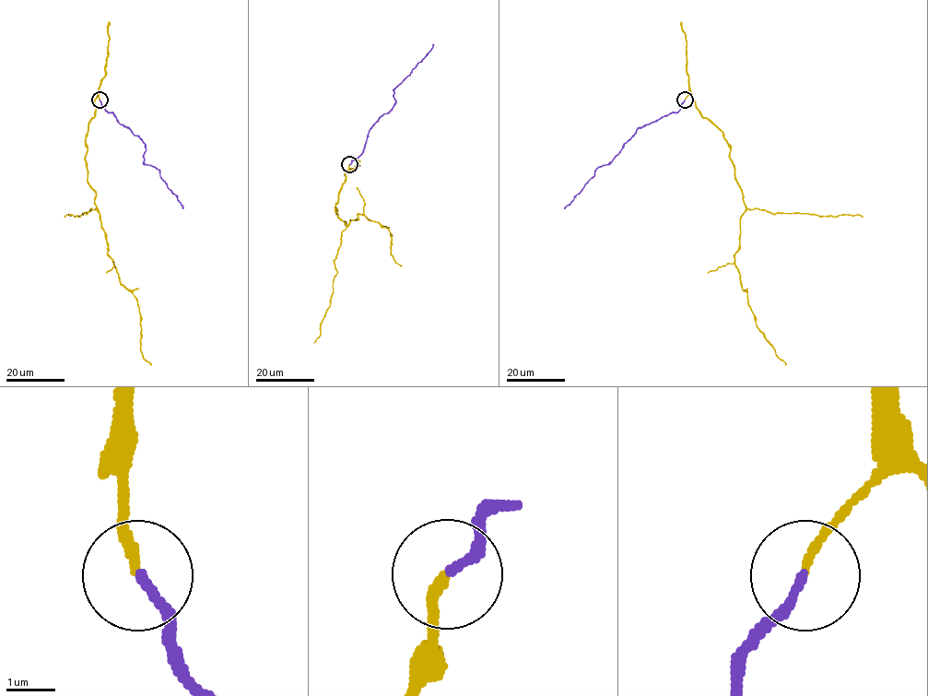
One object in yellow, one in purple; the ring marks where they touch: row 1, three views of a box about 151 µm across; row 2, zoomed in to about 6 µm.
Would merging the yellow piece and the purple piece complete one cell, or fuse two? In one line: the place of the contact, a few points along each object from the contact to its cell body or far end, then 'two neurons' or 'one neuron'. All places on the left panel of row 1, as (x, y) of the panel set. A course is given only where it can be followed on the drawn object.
place (99, 100); course yellow (99, 100), (98, 93), (86, 138), (88, 184), (120, 282), (137, 300), (140, 350), (151, 364); course purple (99, 100), (119, 123), (142, 140), (146, 149), (144, 162), (158, 170), (161, 178), (182, 208); one neuron

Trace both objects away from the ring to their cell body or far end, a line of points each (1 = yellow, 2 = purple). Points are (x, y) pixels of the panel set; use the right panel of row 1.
1: (685, 100), (691, 93), (699, 114), (722, 133), (730, 148), (745, 207), (734, 264), (757, 326), (786, 364)
2: (685, 100), (677, 112), (640, 127), (607, 164), (594, 170), (594, 175), (564, 208)

